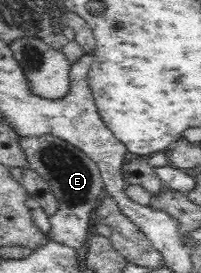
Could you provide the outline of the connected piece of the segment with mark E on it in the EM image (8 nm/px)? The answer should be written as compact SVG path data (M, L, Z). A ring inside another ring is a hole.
M44 133L44 135L17 134L17 137L18 145L20 145L20 149L28 159L29 167L36 170L46 180L49 189L52 190L52 194L56 196L56 211L48 217L51 225L48 234L58 243L66 243L76 249L82 247L86 237L88 237L92 210L96 205L96 201L104 195L104 182L100 177L99 167L81 149L51 133Z

